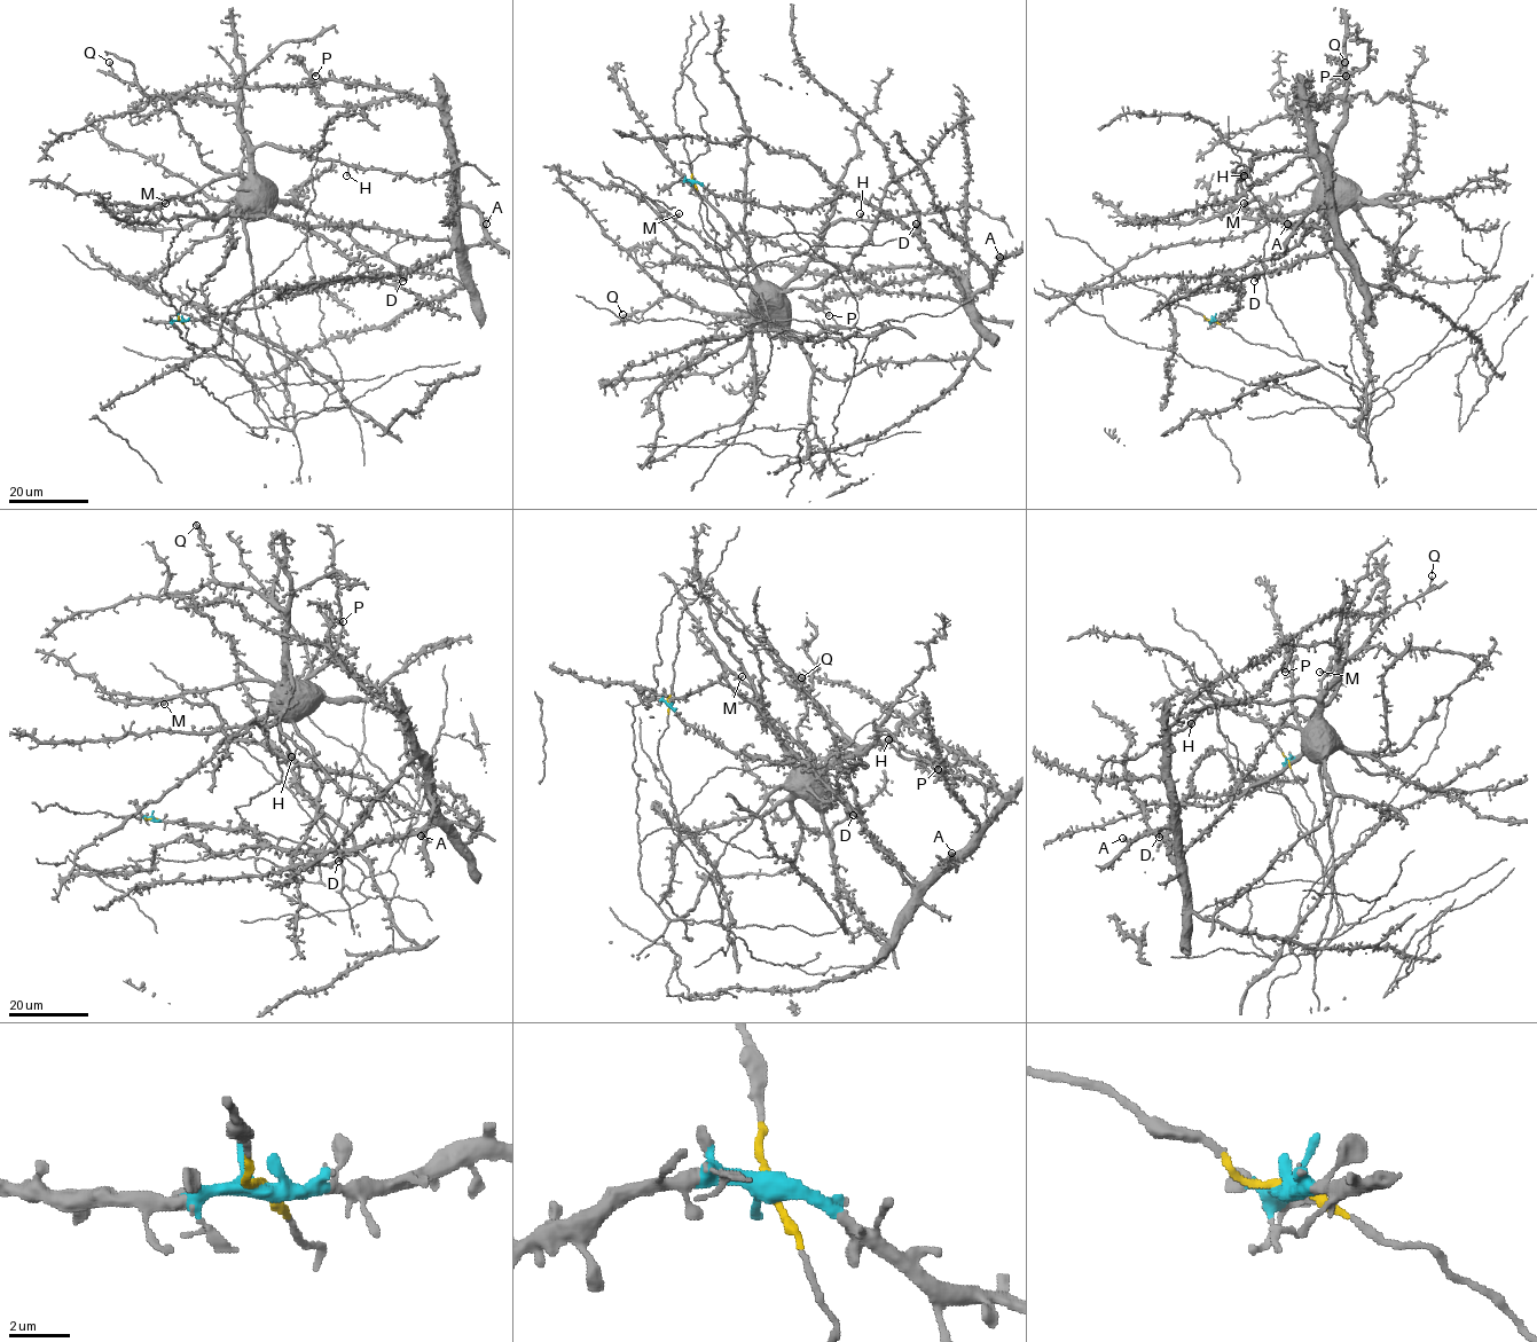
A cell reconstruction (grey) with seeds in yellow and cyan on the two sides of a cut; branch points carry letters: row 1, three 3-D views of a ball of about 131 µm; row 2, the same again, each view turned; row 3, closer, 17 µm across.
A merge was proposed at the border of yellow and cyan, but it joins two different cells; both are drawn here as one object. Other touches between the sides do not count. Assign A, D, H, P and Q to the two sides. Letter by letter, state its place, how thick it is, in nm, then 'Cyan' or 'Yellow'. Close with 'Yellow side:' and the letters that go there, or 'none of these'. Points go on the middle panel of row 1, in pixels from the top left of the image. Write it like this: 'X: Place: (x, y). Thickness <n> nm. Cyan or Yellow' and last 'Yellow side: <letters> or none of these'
A: Place: (1000, 257). Thickness 600 nm. Cyan
D: Place: (916, 224). Thickness 480 nm. Cyan
H: Place: (860, 213). Thickness 440 nm. Yellow
P: Place: (829, 315). Thickness 440 nm. Cyan
Q: Place: (622, 314). Thickness 400 nm. Yellow
Yellow side: H, Q

